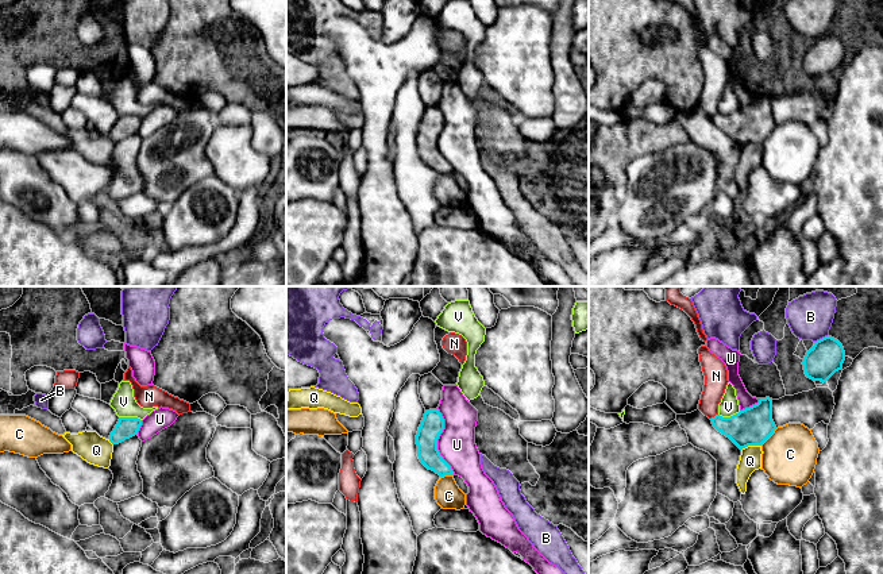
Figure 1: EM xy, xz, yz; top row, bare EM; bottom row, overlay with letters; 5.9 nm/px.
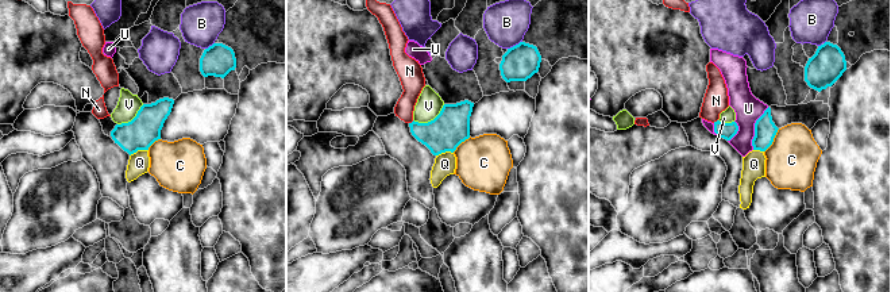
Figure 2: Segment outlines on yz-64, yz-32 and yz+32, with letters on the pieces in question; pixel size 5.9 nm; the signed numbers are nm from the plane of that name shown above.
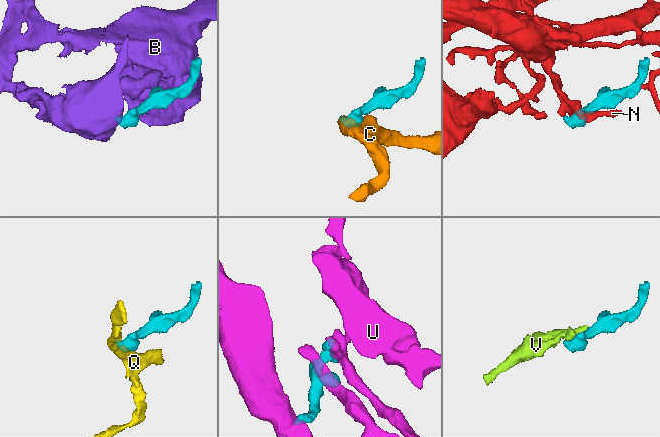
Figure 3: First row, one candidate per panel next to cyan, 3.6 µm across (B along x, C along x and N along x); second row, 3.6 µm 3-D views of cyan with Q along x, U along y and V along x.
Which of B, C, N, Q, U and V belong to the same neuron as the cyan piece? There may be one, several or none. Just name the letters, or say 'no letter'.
no letter

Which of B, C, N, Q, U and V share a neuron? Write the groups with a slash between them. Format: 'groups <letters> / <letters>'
groups B Q / C / N / U / V

